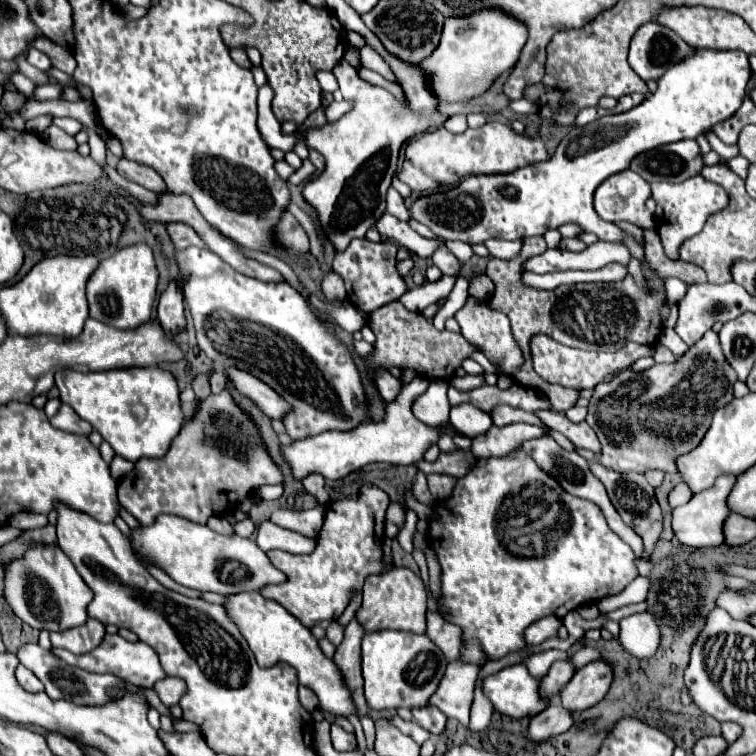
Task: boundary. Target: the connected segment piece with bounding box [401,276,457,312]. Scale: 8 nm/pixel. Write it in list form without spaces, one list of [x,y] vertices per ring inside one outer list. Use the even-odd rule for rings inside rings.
[[[443,276],[437,282],[426,282],[417,288],[411,288],[401,296],[401,302],[405,308],[413,312],[423,312],[429,304],[437,302],[441,298],[446,298],[455,286],[457,276]]]

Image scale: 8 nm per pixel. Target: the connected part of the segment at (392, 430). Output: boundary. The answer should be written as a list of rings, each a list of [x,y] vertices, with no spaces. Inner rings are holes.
[[[415,376],[415,380],[403,386],[401,394],[387,404],[385,418],[381,422],[361,424],[349,432],[323,432],[309,436],[305,440],[295,440],[289,446],[281,446],[281,454],[291,468],[293,478],[303,480],[309,474],[321,474],[325,480],[339,480],[367,464],[385,462],[385,464],[415,464],[423,460],[423,452],[437,442],[439,432],[419,422],[411,412],[411,402],[415,396],[427,390],[429,382],[425,376]]]

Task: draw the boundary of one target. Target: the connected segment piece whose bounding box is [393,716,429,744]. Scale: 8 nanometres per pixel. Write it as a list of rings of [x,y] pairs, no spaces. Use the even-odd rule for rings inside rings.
[[[395,716],[393,718],[393,724],[403,732],[403,734],[407,734],[407,736],[411,736],[417,744],[423,744],[427,738],[429,738],[429,732],[425,732],[419,724],[415,724],[415,722],[405,722],[405,720],[399,718],[399,716]]]

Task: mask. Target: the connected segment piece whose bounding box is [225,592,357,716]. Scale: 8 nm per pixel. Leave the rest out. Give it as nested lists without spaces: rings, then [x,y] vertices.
[[[241,592],[229,596],[225,606],[261,666],[273,666],[281,660],[291,664],[299,674],[299,684],[317,694],[319,706],[325,712],[333,716],[357,716],[357,706],[353,704],[353,696],[349,696],[349,688],[345,688],[345,680],[341,680],[341,670],[337,670],[337,664],[321,652],[319,640],[311,634],[311,630],[293,618],[281,604],[263,598],[259,592]]]

